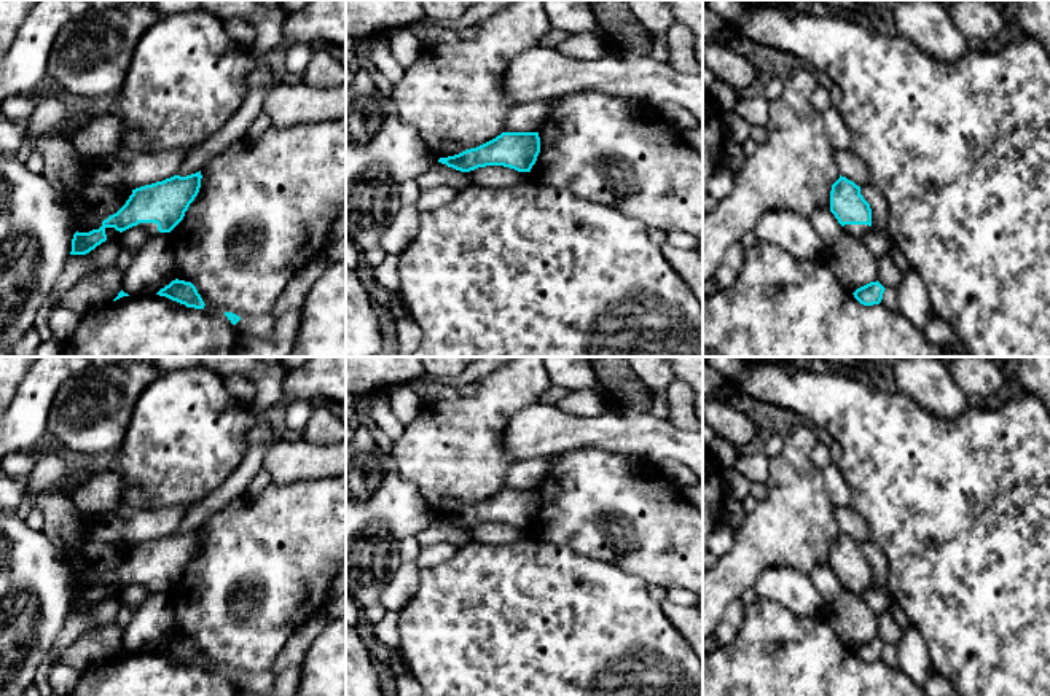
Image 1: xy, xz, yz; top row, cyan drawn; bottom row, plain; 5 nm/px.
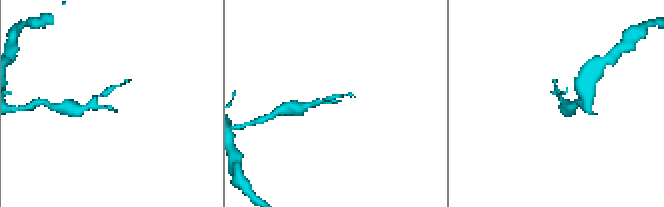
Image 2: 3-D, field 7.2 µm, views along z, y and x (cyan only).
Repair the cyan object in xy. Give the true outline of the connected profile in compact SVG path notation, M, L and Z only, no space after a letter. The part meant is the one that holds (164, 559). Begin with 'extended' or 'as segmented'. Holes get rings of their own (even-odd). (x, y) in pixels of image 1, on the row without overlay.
extended; M201 527L186 534L174 532L163 538L132 546L126 561L99 586L75 589L70 612L86 612L107 597L105 586L123 589L132 583L142 585L151 594L169 594L183 577L185 569L199 549Z

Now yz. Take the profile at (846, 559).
extended; M841 534L832 542L830 569L835 572L844 589L860 596L872 583L870 561L860 551L860 543Z

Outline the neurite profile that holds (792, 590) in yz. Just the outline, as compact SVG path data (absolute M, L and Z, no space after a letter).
M790 567L763 570L754 589L758 597L776 602L798 616L816 616L827 608L827 602L811 583L809 575Z

